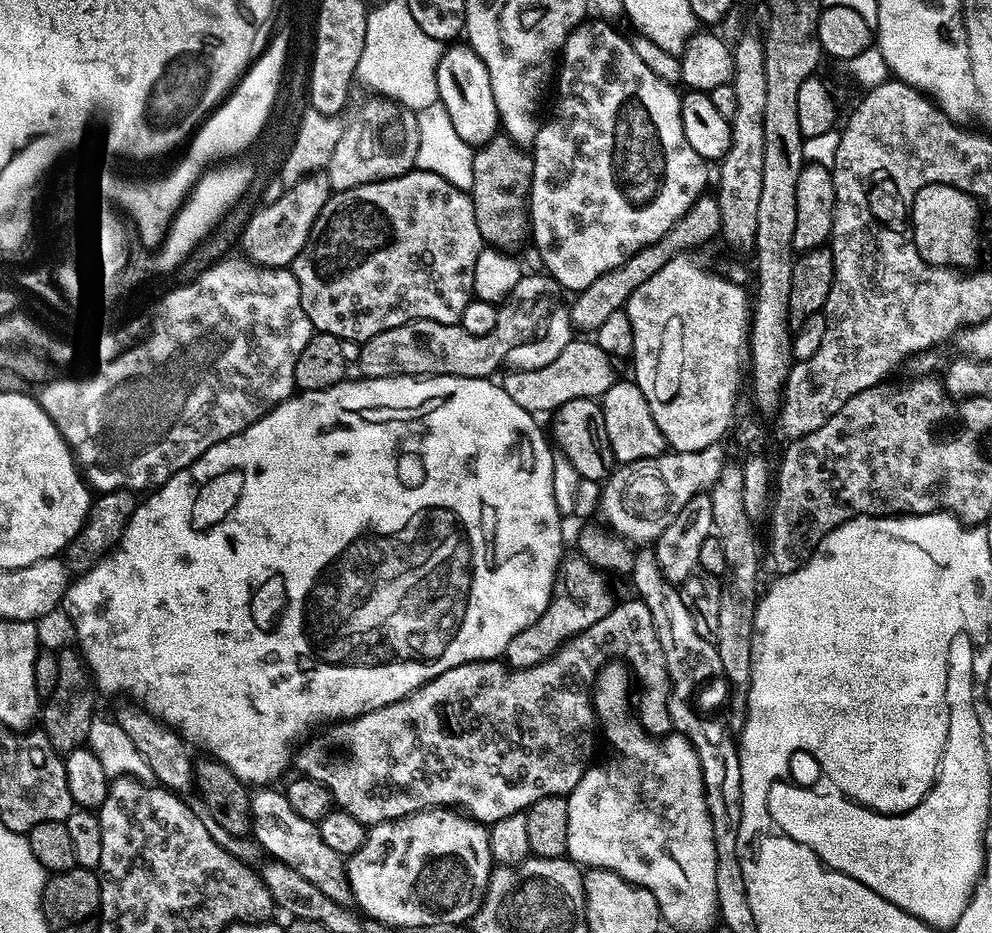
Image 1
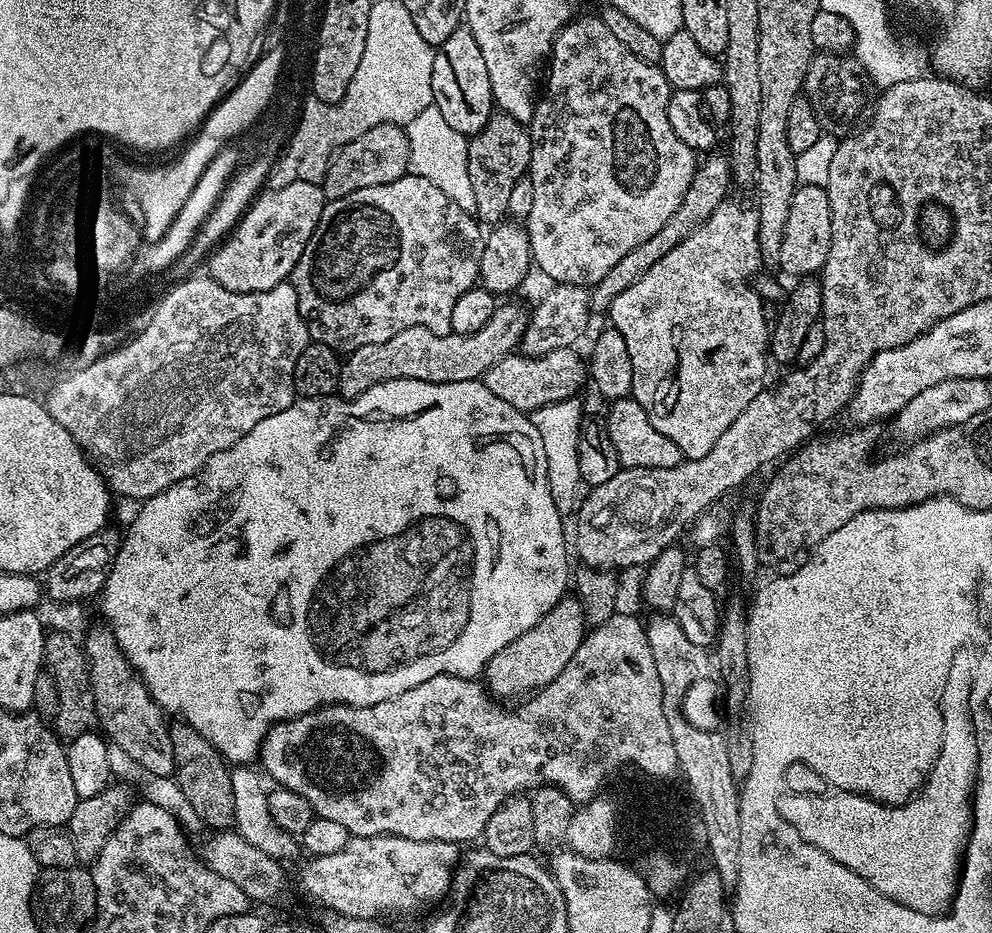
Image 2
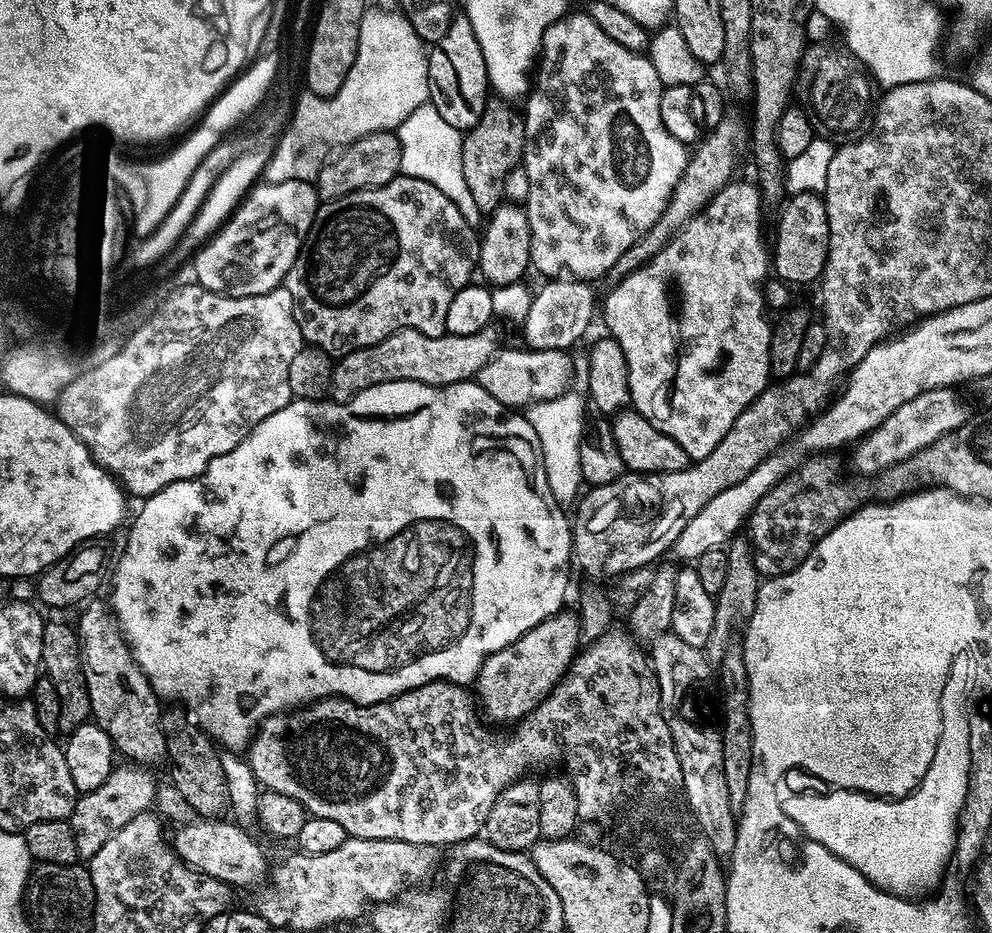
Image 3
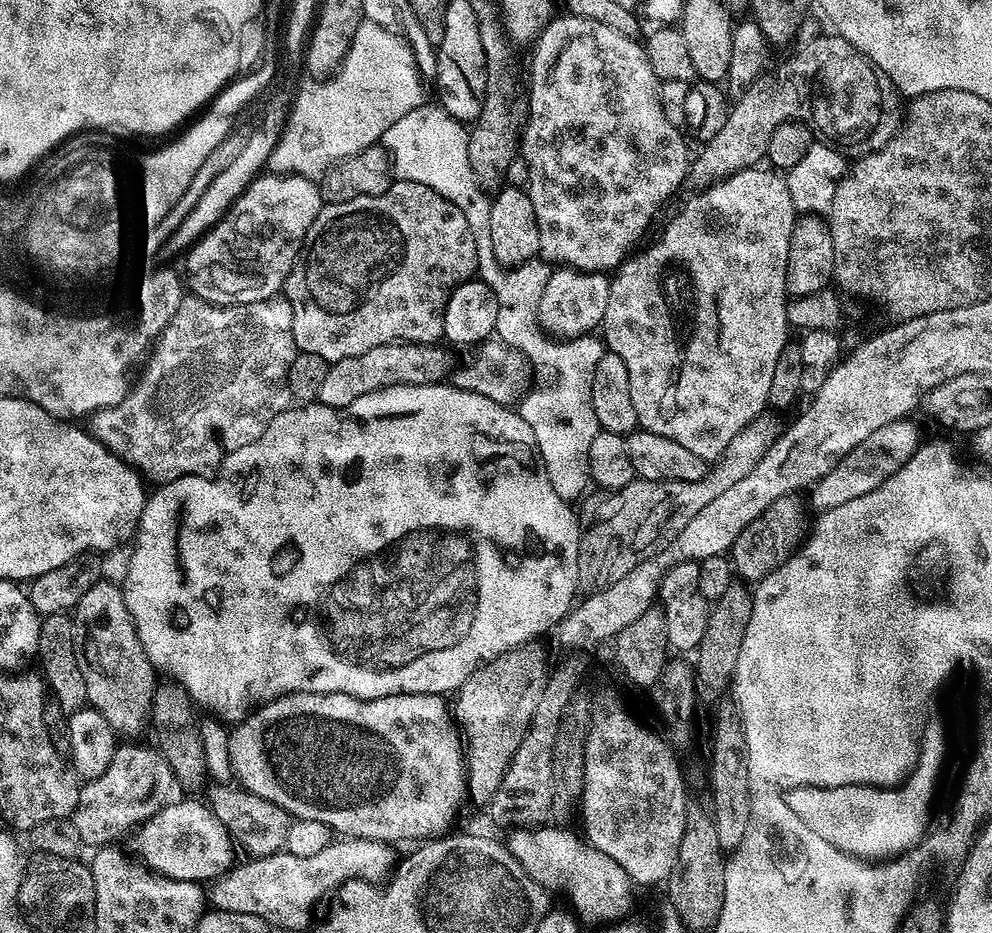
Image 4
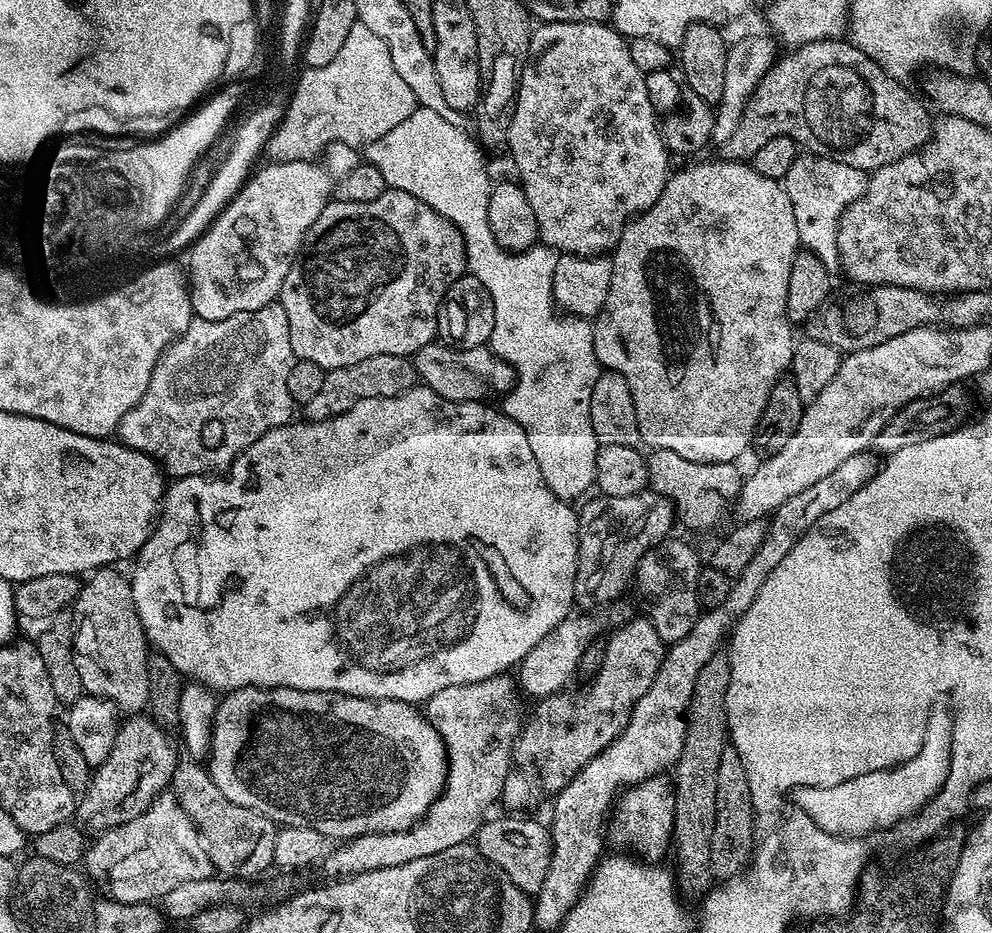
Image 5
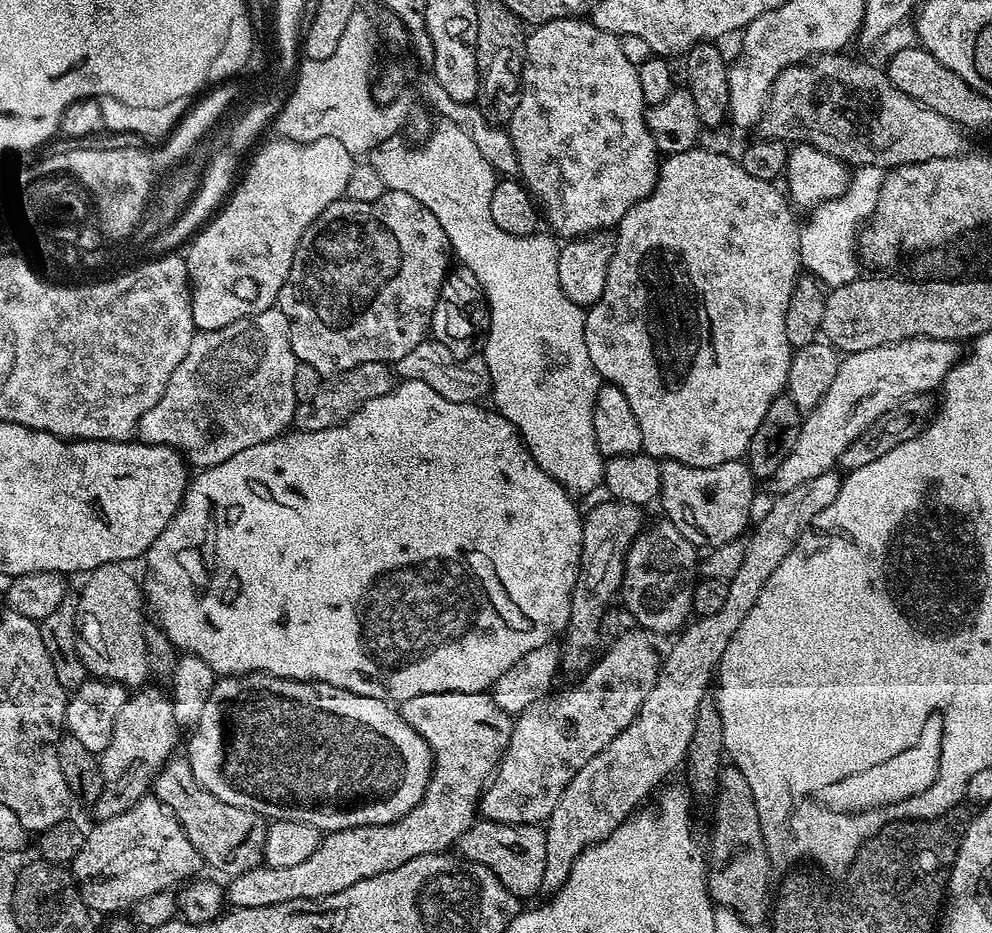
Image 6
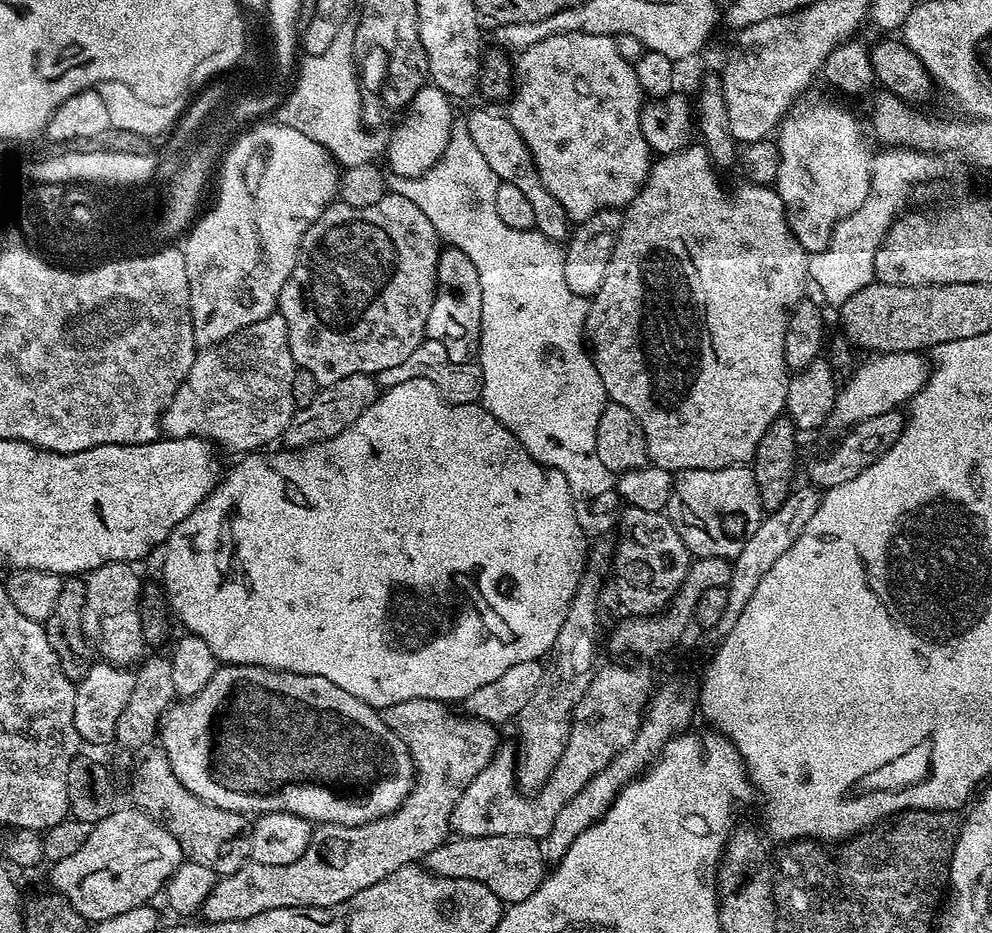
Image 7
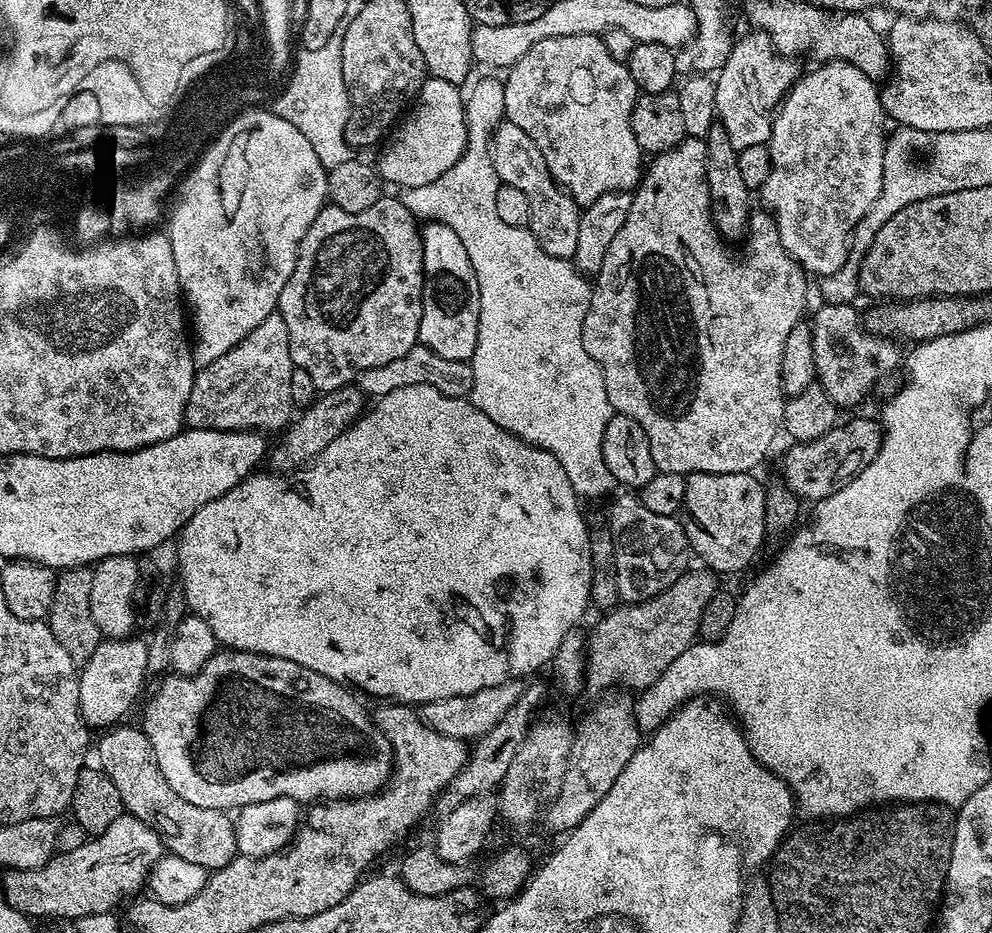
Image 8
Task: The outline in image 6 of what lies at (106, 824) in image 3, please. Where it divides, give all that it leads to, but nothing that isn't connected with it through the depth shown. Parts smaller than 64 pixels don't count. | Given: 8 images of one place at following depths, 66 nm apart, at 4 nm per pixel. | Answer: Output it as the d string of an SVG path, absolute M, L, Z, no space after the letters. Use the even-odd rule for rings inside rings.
M147 684L129 695L114 720L109 745L98 756L104 778L102 792L92 805L97 819L109 820L125 813L149 793L155 777L175 753L178 731L171 697L165 691Z

